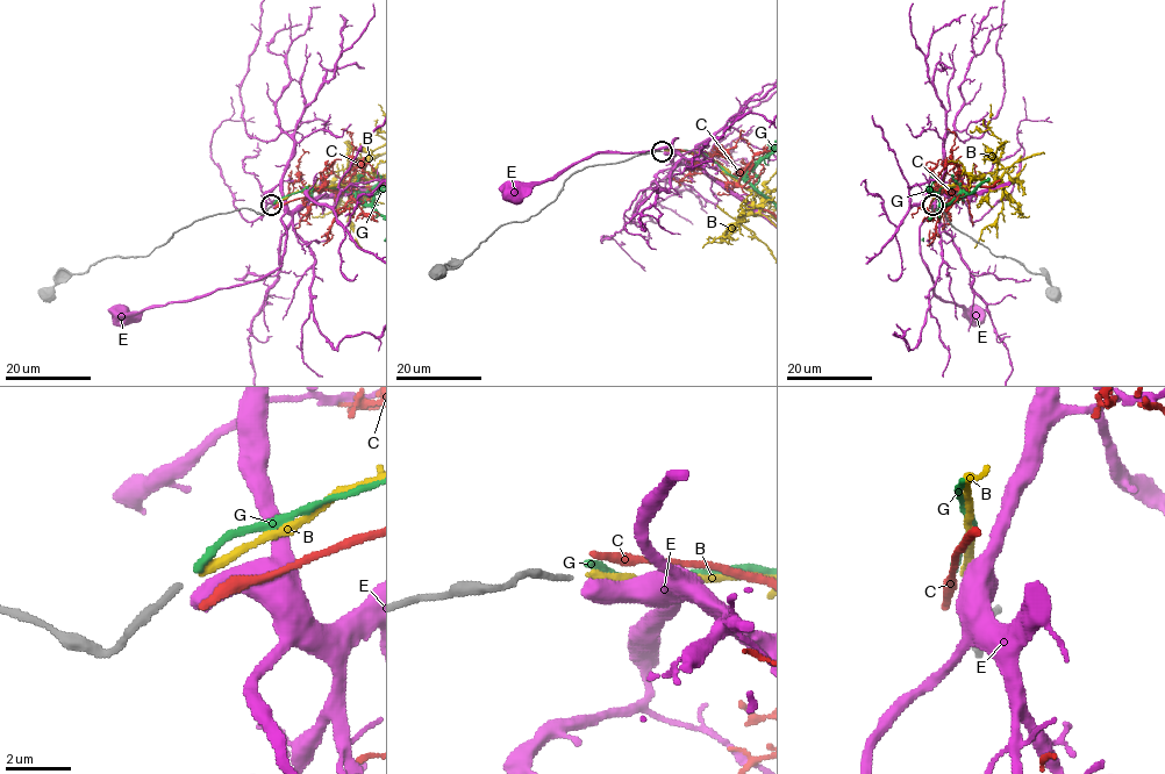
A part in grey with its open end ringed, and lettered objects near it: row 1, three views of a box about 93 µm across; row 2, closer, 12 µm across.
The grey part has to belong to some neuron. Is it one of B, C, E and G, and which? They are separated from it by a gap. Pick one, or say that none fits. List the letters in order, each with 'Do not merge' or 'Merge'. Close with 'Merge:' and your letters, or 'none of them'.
B: Merge
C: Do not merge
E: Do not merge
G: Do not merge
Merge: B

